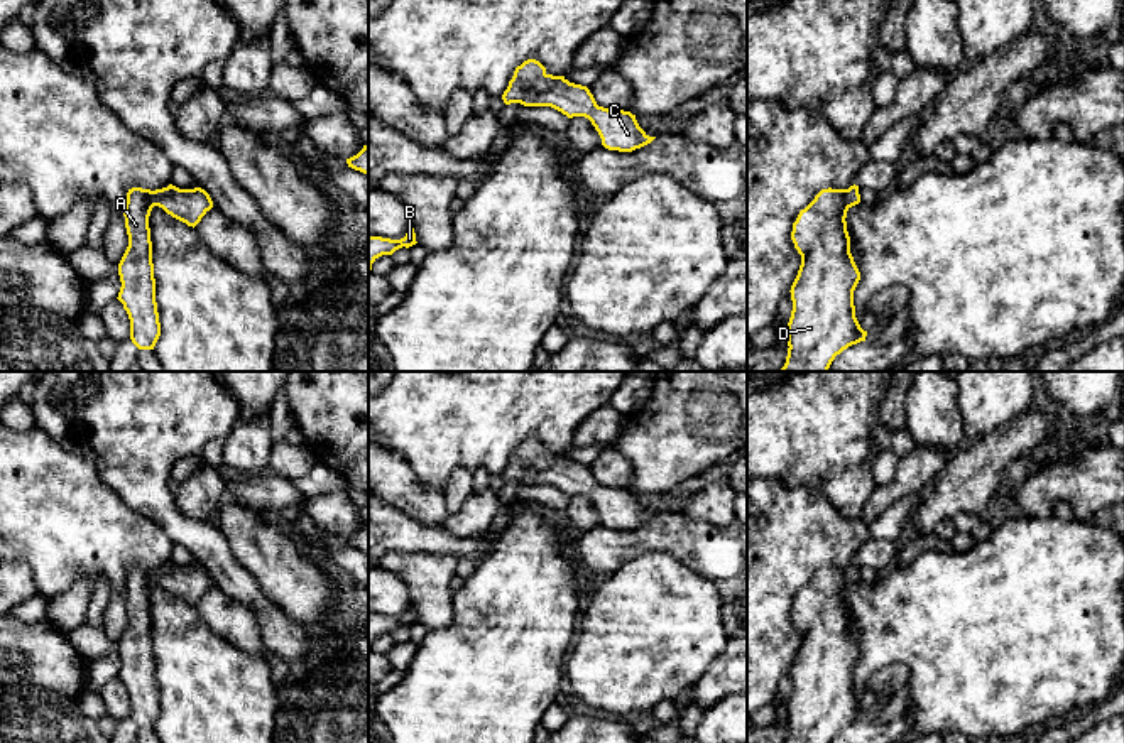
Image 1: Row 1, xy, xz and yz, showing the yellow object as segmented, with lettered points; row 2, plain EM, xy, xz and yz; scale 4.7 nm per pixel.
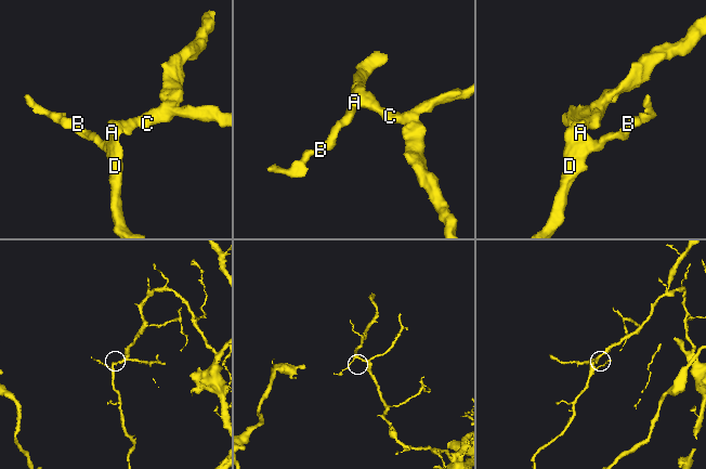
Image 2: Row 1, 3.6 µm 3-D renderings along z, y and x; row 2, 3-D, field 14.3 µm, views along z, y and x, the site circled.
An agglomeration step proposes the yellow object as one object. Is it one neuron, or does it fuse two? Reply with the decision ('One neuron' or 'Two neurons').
One neuron

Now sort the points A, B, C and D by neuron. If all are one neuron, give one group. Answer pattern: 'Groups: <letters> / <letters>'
Groups: A B C D

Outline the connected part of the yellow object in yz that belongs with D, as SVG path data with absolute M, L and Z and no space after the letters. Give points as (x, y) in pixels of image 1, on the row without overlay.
M859 564L821 567L799 589L791 618L801 633L791 664L784 743L832 743L837 733L865 719L855 696L854 669L860 650L850 632L847 589L860 581Z

